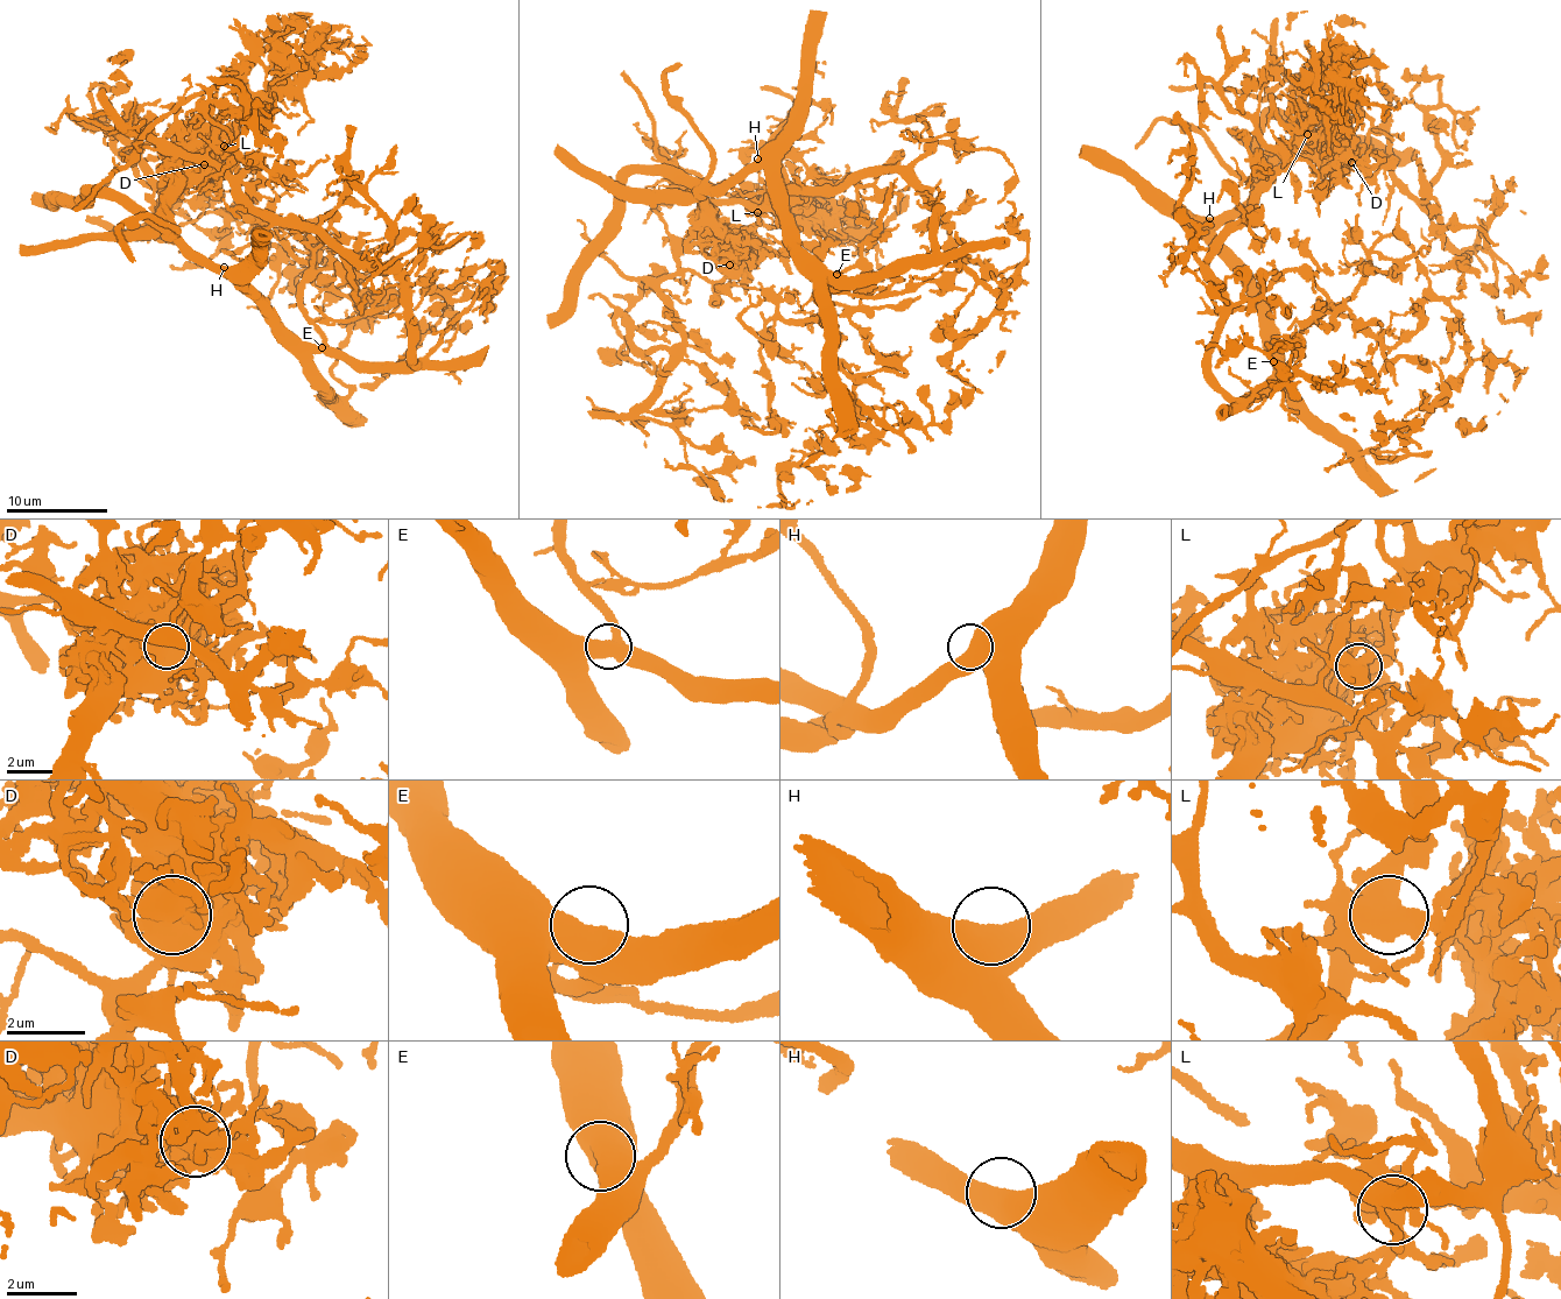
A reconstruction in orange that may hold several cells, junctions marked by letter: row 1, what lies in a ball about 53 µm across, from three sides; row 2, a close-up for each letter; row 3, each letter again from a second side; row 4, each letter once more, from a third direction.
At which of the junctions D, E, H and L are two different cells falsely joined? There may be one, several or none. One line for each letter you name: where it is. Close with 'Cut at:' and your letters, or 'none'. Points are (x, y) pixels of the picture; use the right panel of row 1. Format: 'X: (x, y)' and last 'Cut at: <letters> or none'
D: (1351, 162)
L: (1307, 134)
Cut at: D, L

